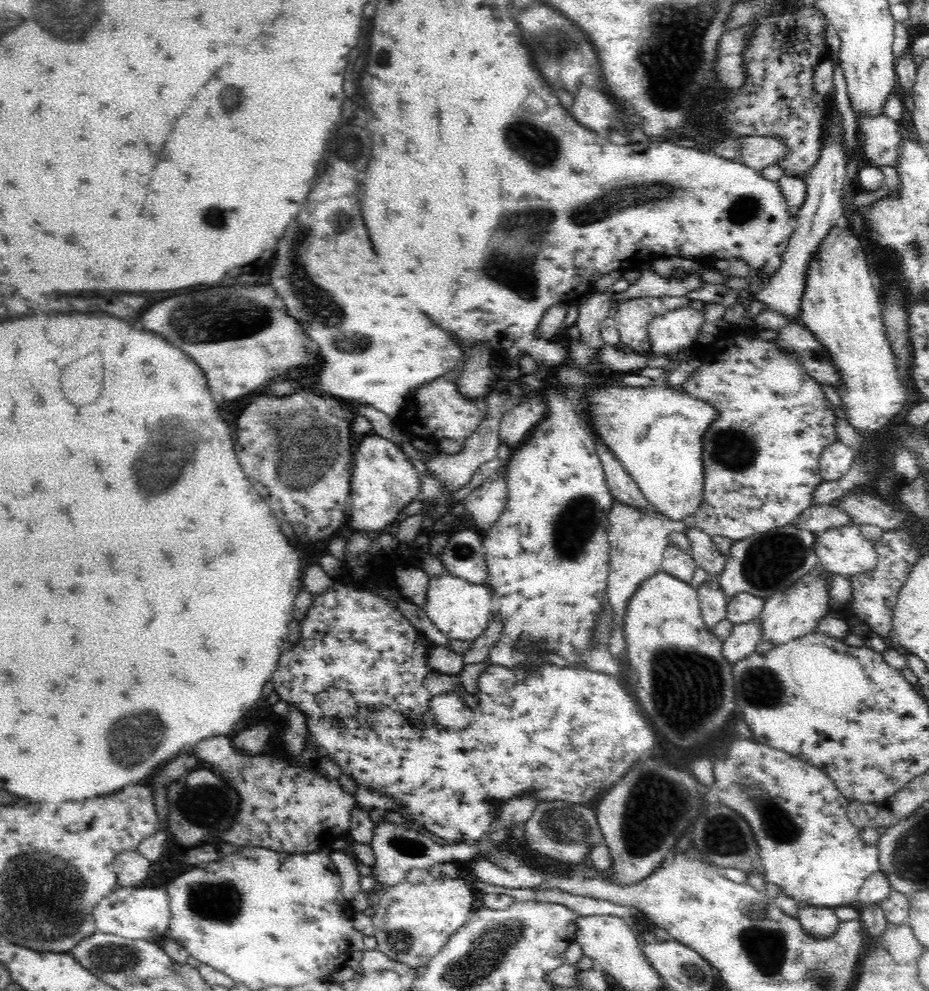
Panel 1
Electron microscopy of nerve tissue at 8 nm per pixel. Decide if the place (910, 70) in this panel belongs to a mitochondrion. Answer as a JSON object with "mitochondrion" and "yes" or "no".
{"mitochondrion":"no"}

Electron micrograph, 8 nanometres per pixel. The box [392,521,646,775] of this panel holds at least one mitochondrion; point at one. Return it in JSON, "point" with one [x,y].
{"point":[461,551]}

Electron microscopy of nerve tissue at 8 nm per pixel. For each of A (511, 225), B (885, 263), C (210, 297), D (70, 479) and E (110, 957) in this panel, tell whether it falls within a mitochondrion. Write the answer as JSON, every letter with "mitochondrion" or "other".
{"A":"other","B":"other","C":"other","D":"other","E":"mitochondrion"}

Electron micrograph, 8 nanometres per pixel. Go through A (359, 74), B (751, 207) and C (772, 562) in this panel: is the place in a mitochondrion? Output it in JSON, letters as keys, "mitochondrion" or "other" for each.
{"A":"other","B":"mitochondrion","C":"mitochondrion"}

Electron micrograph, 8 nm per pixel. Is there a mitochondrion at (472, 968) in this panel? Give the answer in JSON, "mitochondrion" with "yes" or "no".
{"mitochondrion":"yes"}

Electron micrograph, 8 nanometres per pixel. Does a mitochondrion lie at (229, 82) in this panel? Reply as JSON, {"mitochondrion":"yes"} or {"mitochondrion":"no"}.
{"mitochondrion":"yes"}

